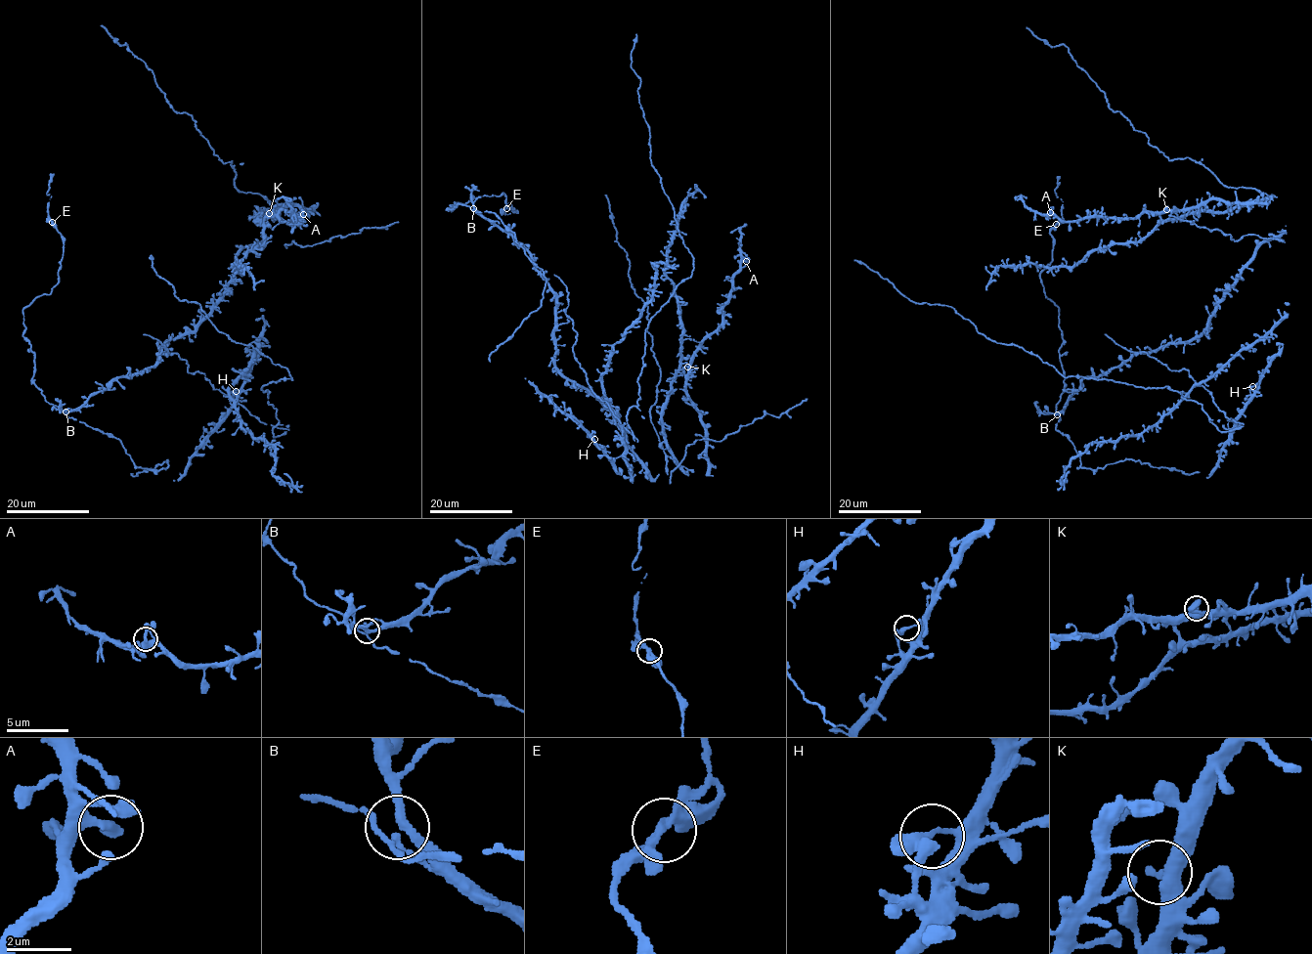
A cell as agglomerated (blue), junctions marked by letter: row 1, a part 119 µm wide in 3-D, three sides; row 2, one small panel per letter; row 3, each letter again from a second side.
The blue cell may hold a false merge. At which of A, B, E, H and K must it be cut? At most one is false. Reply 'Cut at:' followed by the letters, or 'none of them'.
Cut at: none of them

